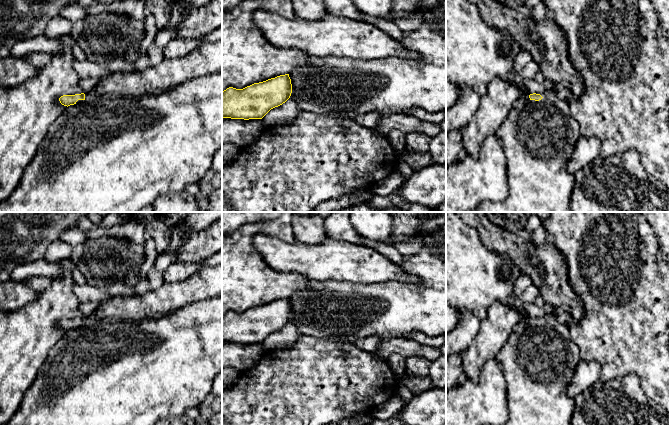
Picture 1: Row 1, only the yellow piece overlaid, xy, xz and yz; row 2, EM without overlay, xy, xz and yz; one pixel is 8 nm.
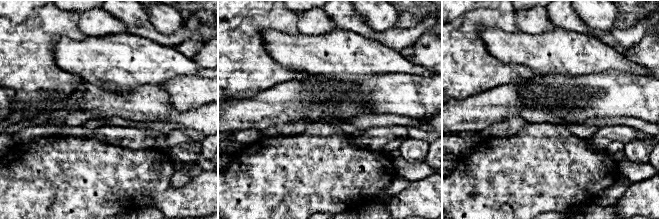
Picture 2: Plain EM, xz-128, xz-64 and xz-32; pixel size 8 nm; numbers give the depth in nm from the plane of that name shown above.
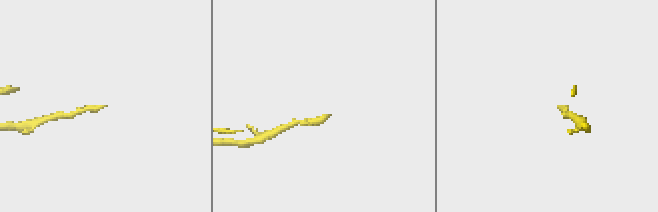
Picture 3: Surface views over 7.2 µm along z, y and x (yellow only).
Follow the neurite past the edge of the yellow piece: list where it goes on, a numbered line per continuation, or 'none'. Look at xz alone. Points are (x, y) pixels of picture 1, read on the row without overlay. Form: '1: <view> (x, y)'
none

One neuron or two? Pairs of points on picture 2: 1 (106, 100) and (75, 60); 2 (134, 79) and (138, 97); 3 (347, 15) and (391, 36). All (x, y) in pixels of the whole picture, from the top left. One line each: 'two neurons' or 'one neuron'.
1: two neurons
2: two neurons
3: one neuron

